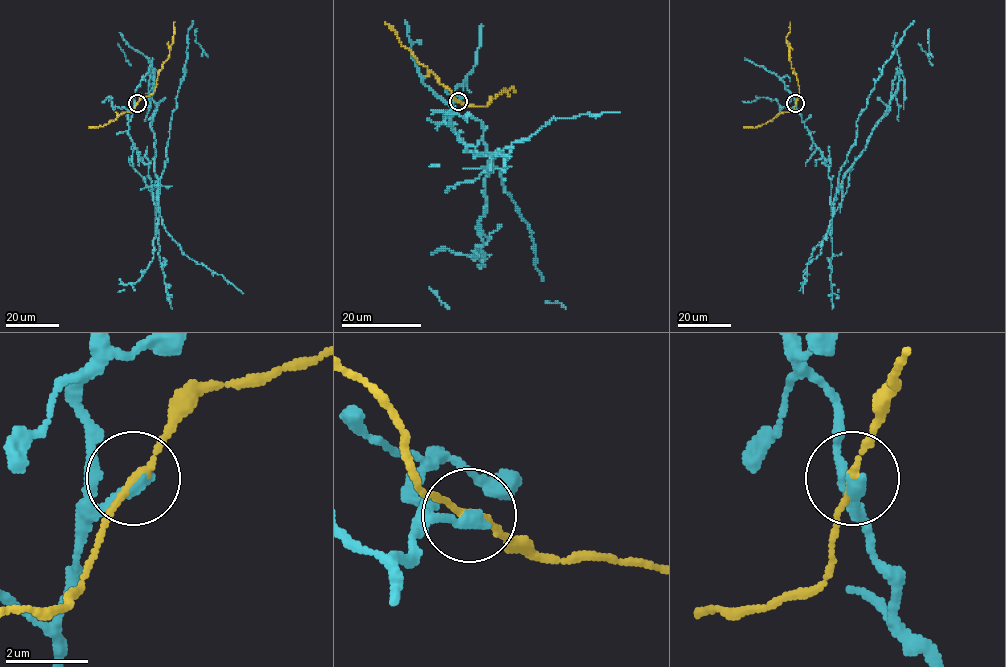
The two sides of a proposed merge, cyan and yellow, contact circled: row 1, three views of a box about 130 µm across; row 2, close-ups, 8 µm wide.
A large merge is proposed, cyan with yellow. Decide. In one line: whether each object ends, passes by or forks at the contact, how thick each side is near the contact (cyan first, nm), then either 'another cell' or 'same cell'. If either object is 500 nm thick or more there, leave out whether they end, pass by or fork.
cyan ends there; yellow passes by; 320 nm thick on the cyan side, 170 nm on the other; another cell

